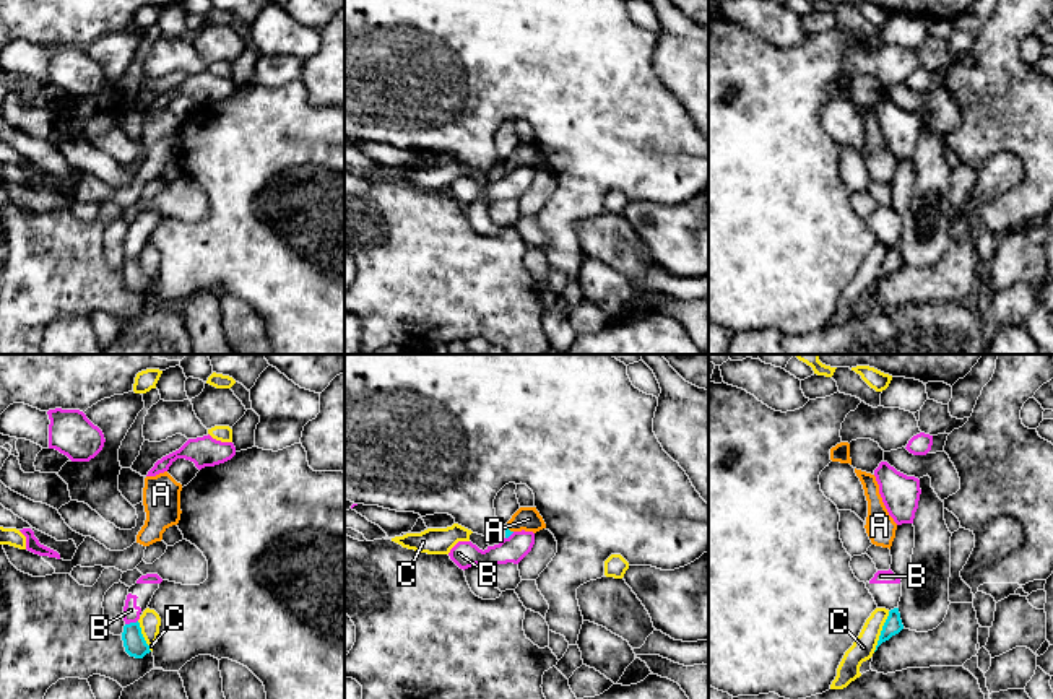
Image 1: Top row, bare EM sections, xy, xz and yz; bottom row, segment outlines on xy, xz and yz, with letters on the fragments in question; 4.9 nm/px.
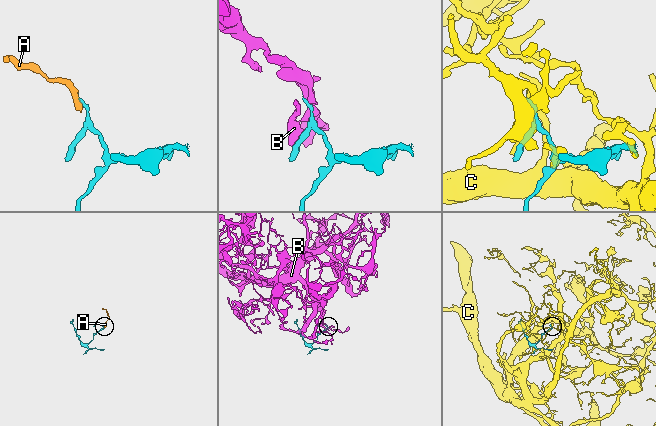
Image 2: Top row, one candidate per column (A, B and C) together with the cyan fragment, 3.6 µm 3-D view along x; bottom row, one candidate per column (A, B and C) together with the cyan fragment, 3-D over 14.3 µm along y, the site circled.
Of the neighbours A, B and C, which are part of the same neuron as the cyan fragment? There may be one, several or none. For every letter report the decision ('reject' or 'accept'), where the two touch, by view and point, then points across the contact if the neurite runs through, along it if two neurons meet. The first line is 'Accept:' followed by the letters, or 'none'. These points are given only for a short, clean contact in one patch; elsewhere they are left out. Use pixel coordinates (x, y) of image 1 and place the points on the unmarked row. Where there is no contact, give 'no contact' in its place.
Accept: A
A: accept | xz (507, 164) | across xz (507, 168), (507, 164), (522, 155), (528, 155)
B: reject | xy (130, 259)
C: reject | yz (881, 267)

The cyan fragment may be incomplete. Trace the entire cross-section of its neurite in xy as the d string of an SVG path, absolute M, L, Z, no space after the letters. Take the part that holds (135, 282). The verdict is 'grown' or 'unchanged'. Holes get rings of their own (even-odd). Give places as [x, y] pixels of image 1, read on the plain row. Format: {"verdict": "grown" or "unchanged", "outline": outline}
{"verdict": "unchanged", "outline": "M138 257L124 262L122 276L124 276L125 288L130 293L143 294L146 289L151 288L150 281L146 280L141 270L141 263Z"}

